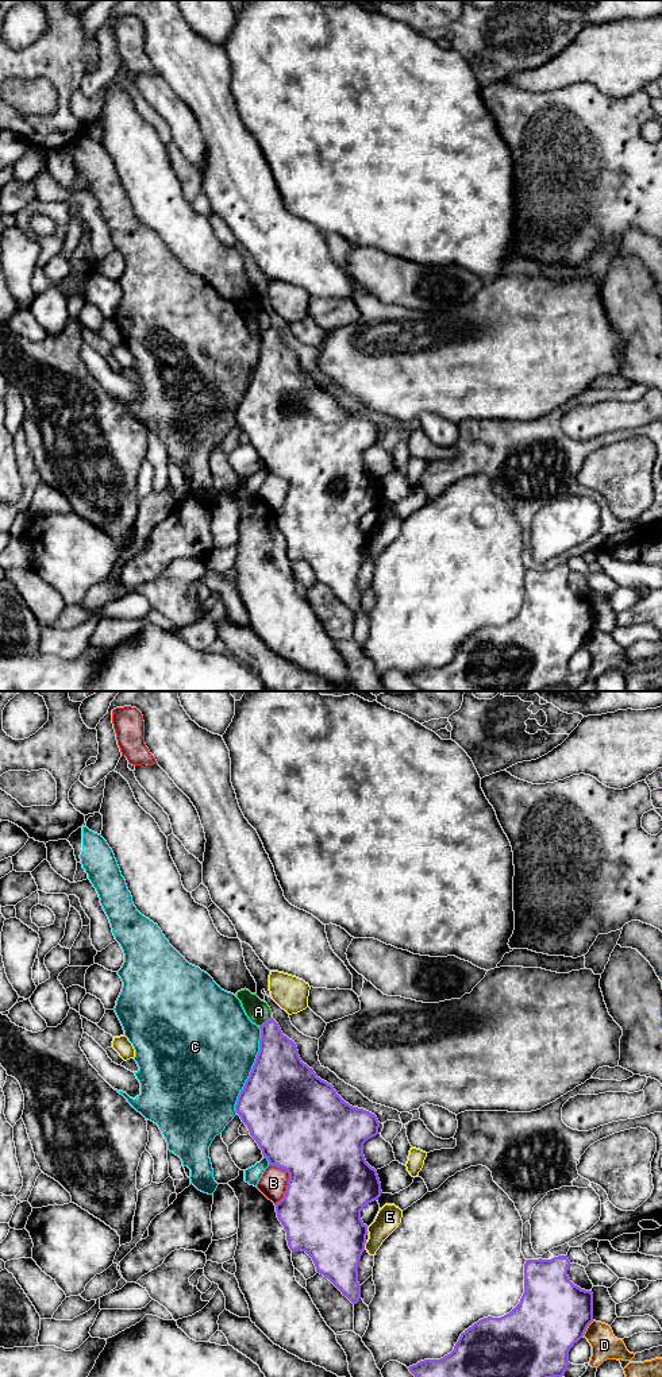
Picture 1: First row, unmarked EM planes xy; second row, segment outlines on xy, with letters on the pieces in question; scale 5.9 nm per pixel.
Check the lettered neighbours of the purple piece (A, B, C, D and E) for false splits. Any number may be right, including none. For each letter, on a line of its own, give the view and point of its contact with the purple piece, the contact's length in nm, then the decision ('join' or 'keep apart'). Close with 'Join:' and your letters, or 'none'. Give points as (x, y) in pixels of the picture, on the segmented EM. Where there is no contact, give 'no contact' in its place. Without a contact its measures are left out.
A: meets purple in xy at (266, 1021); contact 90 nm long; keep apart
B: meets purple in xy at (288, 1180); contact 260 nm long; keep apart
C: meets purple in xy at (251, 1069); contact 550 nm long; keep apart
D: meets purple in xy at (587, 1327); contact 120 nm long; keep apart
E: meets purple in xy at (364, 1246); contact 50 nm long; keep apart
Join: none

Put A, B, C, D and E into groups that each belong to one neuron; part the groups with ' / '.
A / B / C / D / E

